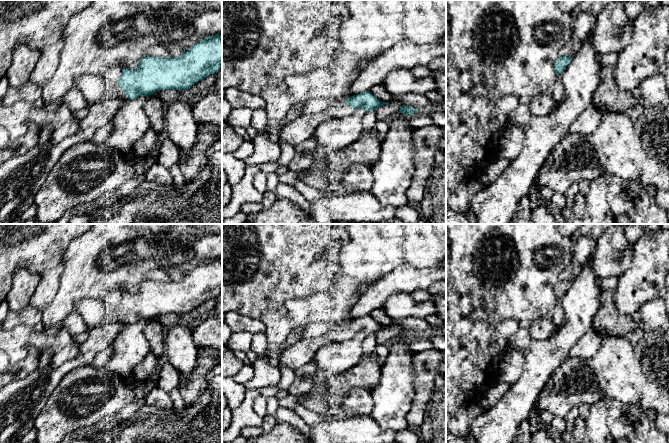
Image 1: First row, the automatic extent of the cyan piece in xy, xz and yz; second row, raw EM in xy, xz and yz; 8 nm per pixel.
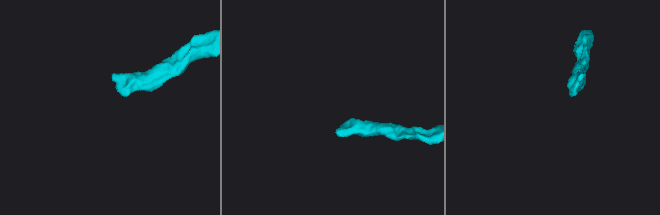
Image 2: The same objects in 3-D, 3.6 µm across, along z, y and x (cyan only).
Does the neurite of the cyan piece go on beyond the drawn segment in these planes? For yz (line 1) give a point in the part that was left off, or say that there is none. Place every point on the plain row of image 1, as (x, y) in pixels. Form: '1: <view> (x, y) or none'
1: yz (556, 315)

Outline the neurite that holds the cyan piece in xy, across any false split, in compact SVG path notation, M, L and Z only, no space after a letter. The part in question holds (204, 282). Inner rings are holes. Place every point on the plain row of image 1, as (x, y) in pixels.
M222 259L208 260L184 275L180 281L144 280L135 294L124 292L116 309L107 308L101 325L117 321L133 324L150 320L159 314L188 314L198 305L222 293Z

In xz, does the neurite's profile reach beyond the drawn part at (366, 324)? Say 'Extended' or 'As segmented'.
Extended

